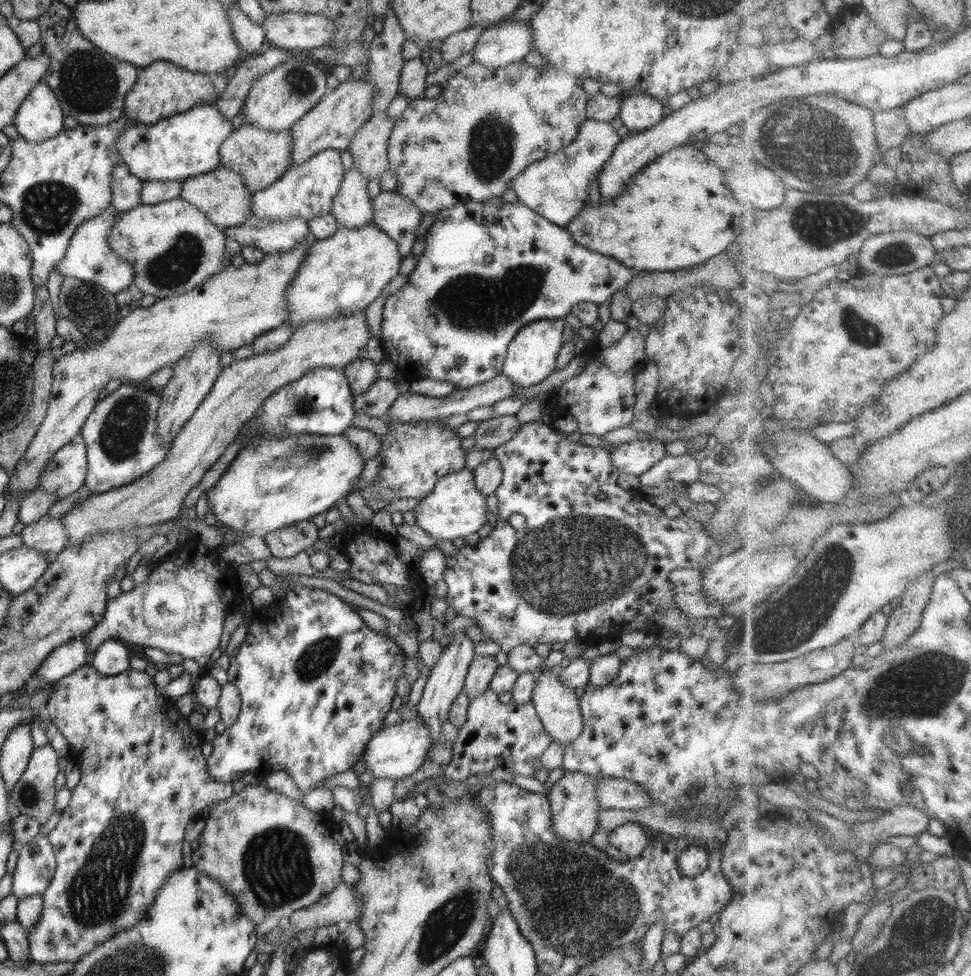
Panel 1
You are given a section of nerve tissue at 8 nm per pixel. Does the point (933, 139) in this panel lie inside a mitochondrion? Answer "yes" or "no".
no

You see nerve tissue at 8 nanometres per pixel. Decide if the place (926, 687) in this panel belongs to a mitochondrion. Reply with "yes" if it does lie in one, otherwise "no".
yes

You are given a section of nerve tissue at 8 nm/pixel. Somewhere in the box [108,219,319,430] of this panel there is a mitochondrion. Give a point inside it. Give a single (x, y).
(175, 266)

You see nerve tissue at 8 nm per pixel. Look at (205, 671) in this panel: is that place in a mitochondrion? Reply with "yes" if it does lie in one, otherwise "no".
no

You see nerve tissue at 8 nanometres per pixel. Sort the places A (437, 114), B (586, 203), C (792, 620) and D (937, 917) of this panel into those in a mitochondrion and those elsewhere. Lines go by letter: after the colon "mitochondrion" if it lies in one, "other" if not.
A: other
B: other
C: mitochondrion
D: mitochondrion

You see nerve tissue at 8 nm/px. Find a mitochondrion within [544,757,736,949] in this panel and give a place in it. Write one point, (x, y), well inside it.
(696, 793)

